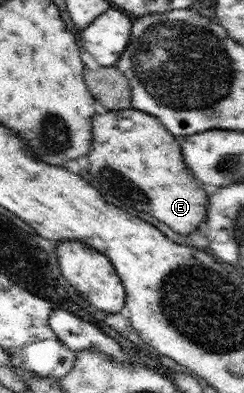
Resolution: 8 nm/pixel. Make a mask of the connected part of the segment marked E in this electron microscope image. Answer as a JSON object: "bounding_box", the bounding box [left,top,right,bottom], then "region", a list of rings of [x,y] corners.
{"bounding_box":[88,110,209,237],"region":[[[113,110],[106,115],[94,115],[92,133],[94,133],[94,143],[88,157],[90,157],[92,185],[98,191],[114,195],[120,201],[120,209],[132,215],[138,215],[138,211],[148,213],[166,223],[174,233],[180,233],[184,237],[205,226],[209,196],[198,185],[196,177],[186,169],[184,157],[180,153],[180,143],[166,131],[166,127],[158,118],[139,110]]]}

